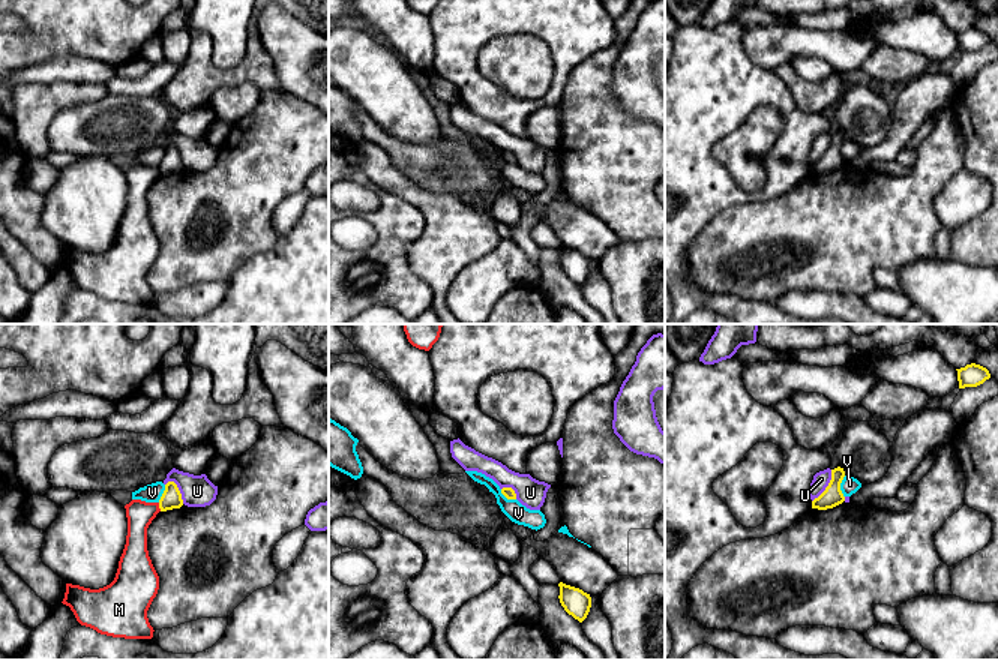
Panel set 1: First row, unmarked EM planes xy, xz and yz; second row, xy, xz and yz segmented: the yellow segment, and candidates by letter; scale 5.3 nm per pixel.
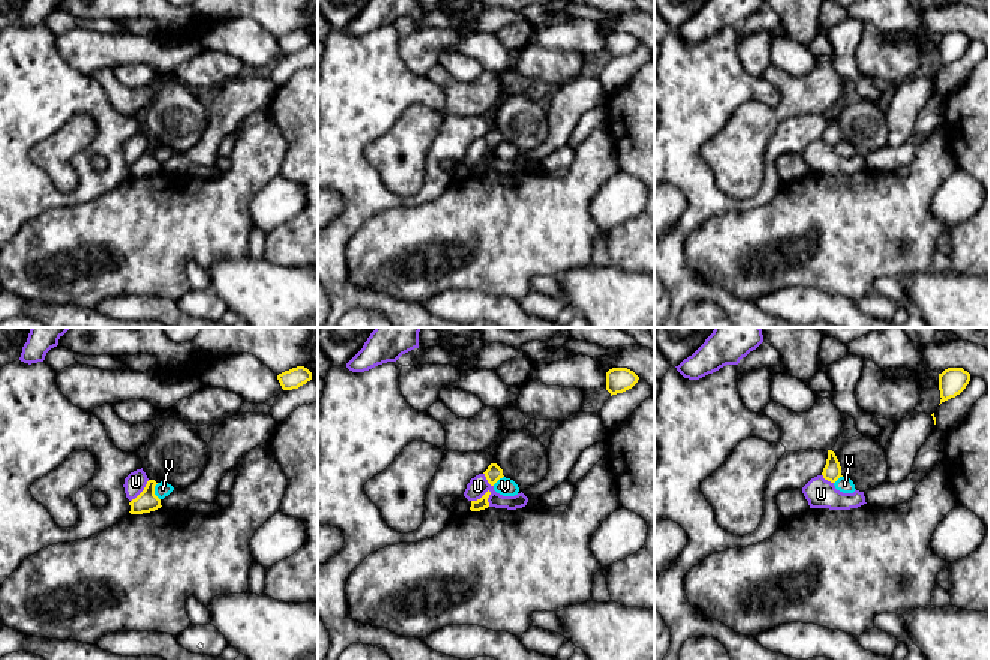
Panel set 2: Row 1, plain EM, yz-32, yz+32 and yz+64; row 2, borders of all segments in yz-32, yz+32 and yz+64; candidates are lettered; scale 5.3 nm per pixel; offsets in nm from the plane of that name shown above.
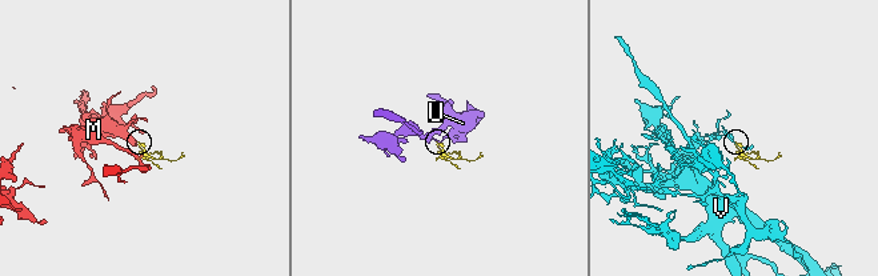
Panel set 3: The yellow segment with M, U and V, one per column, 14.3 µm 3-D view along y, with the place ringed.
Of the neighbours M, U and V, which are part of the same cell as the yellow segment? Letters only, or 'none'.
none

